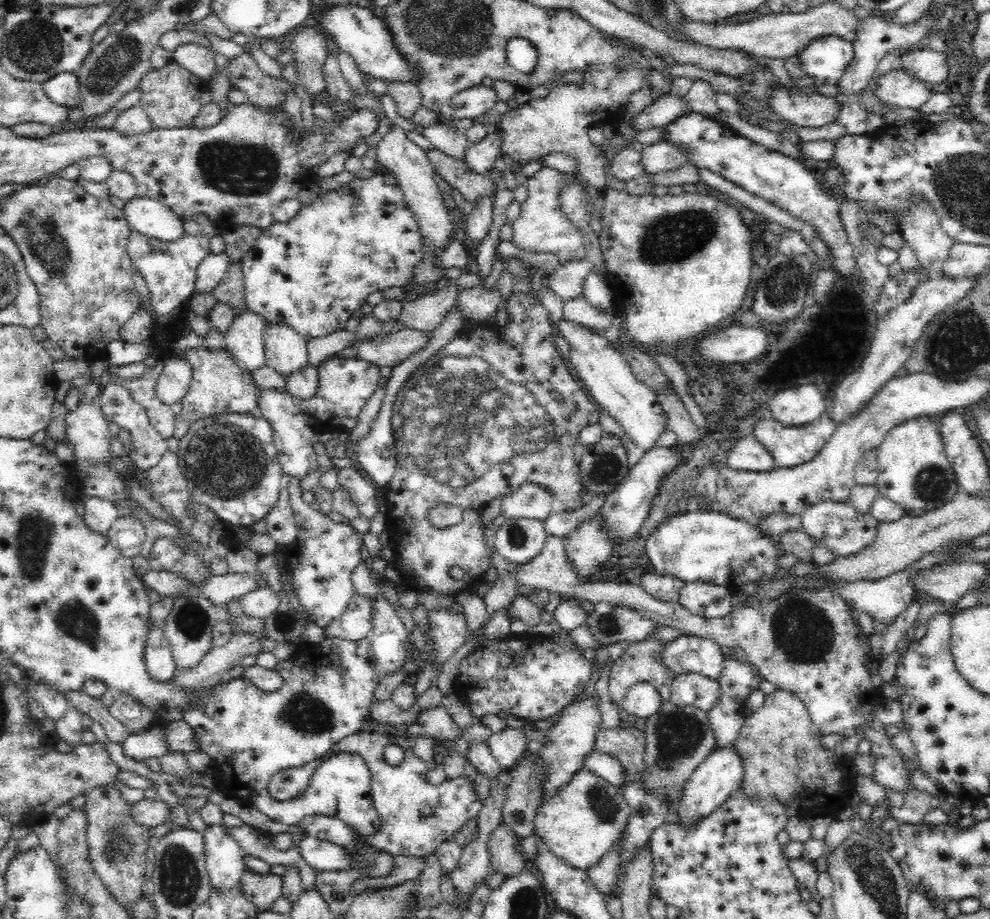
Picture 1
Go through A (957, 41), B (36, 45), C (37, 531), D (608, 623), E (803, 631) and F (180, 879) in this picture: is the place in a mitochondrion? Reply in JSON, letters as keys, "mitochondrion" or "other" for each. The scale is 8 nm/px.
{"A":"other","B":"mitochondrion","C":"mitochondrion","D":"mitochondrion","E":"mitochondrion","F":"mitochondrion"}

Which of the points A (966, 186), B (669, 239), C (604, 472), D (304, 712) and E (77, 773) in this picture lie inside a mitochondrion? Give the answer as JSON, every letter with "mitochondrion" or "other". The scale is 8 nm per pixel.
{"A":"mitochondrion","B":"mitochondrion","C":"mitochondrion","D":"mitochondrion","E":"other"}

